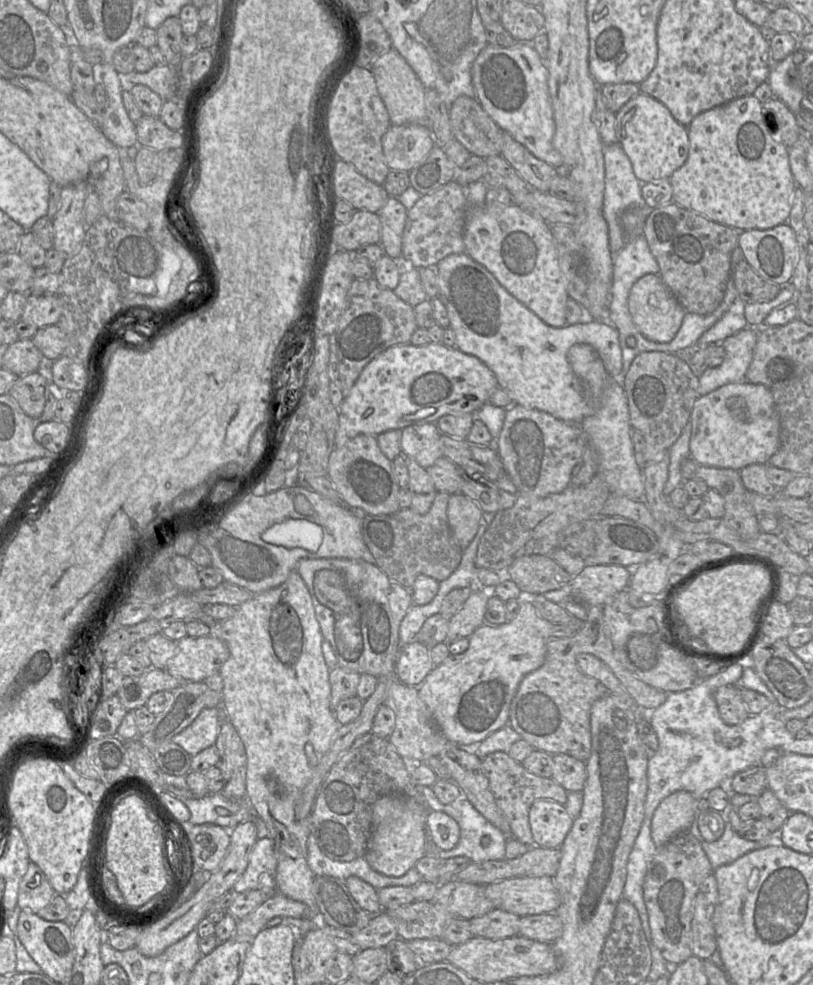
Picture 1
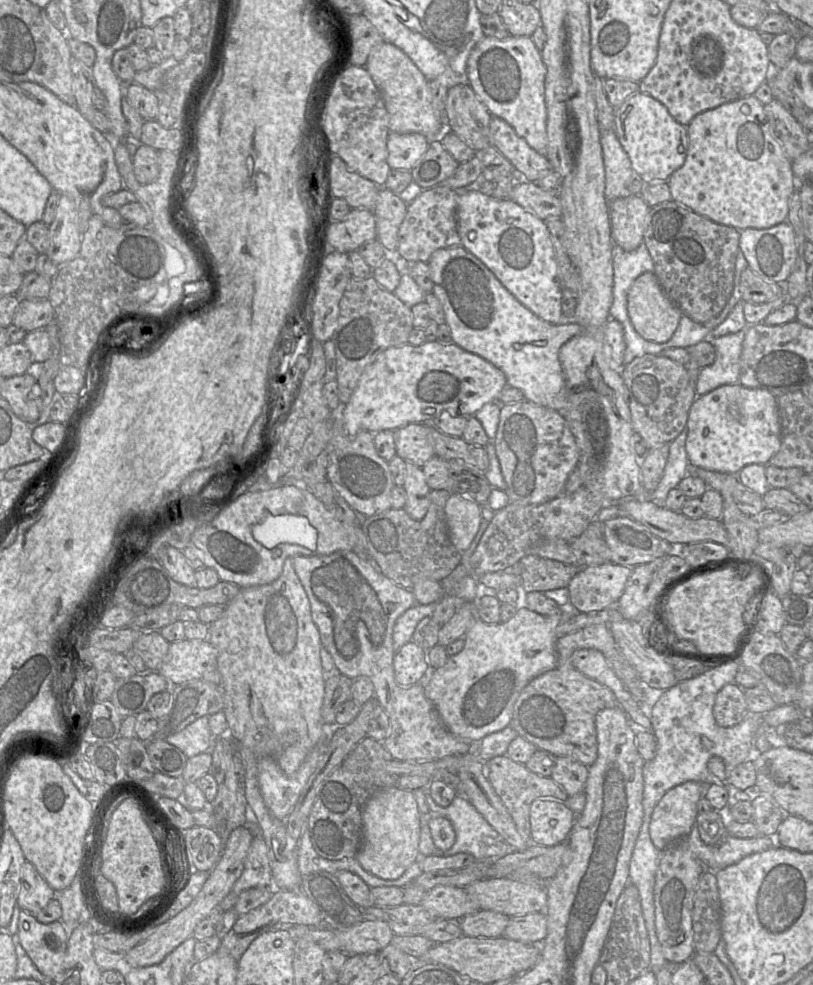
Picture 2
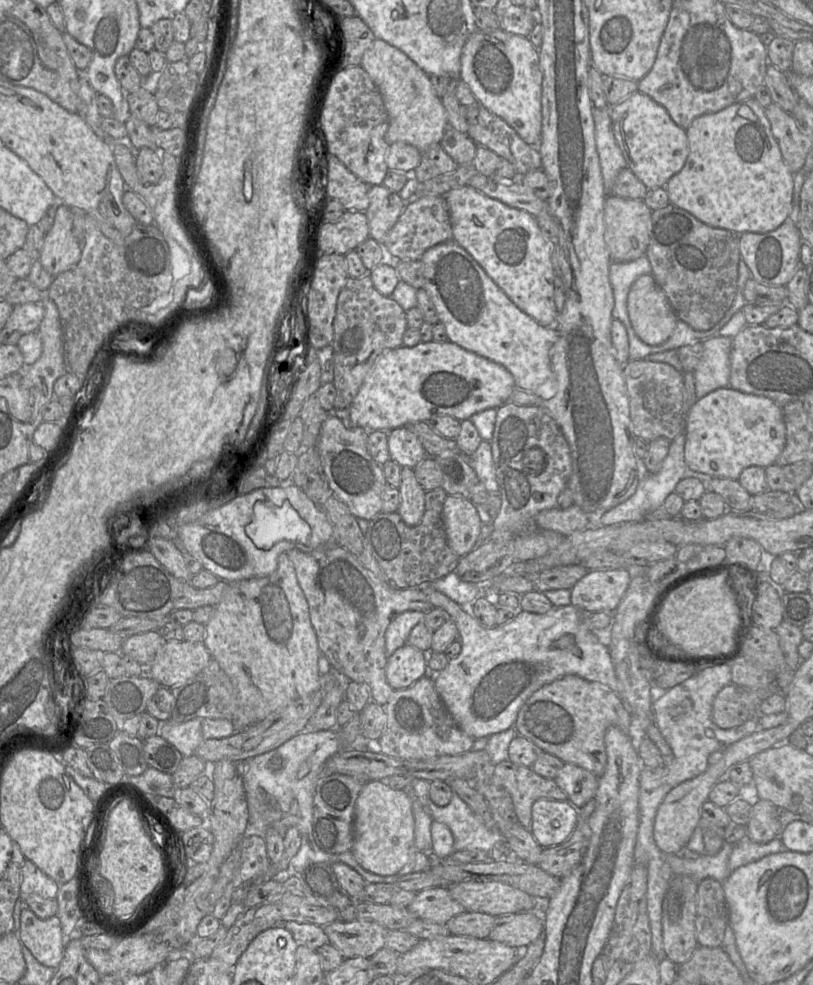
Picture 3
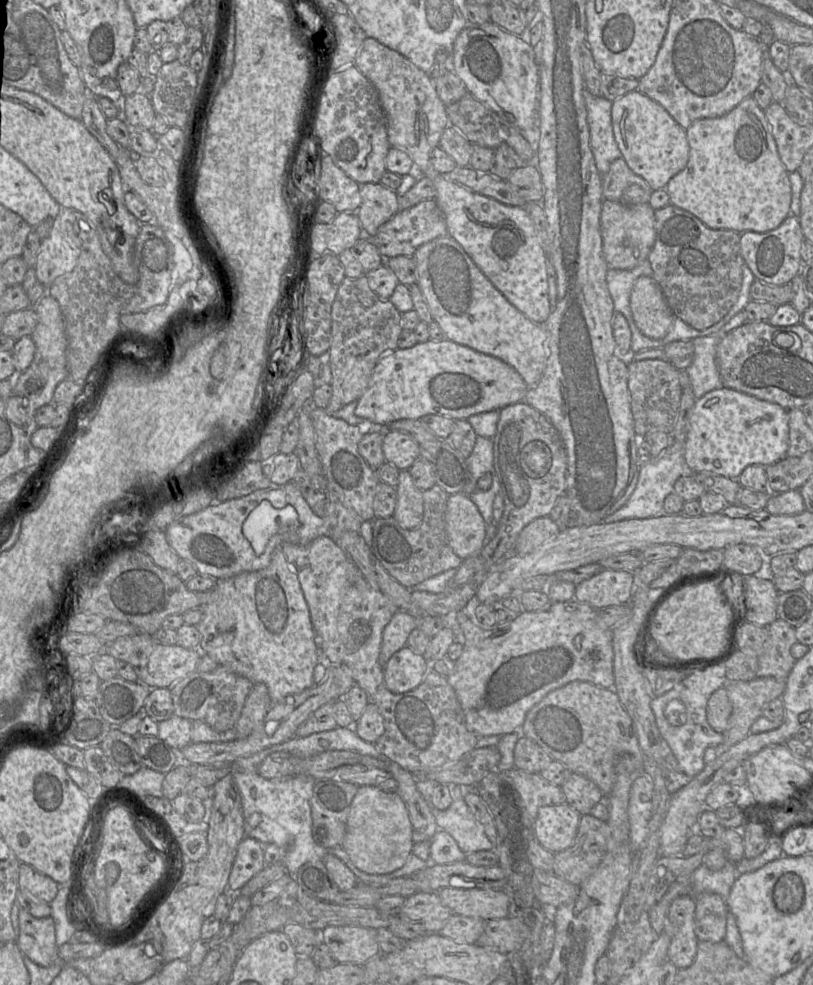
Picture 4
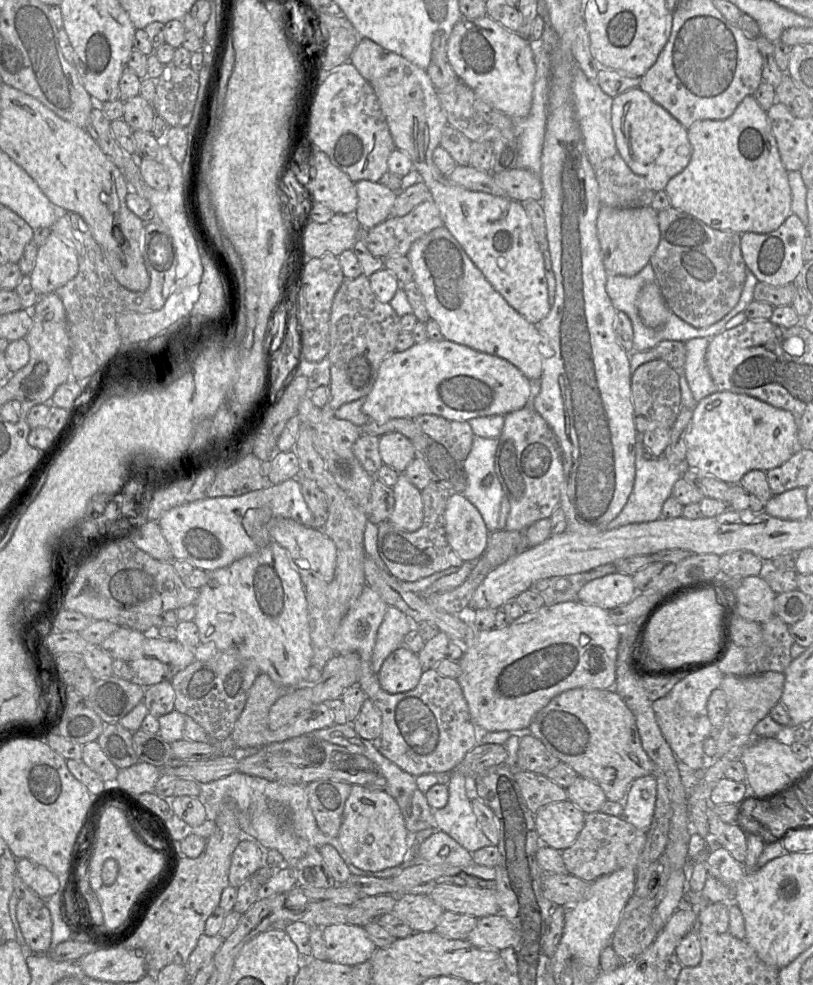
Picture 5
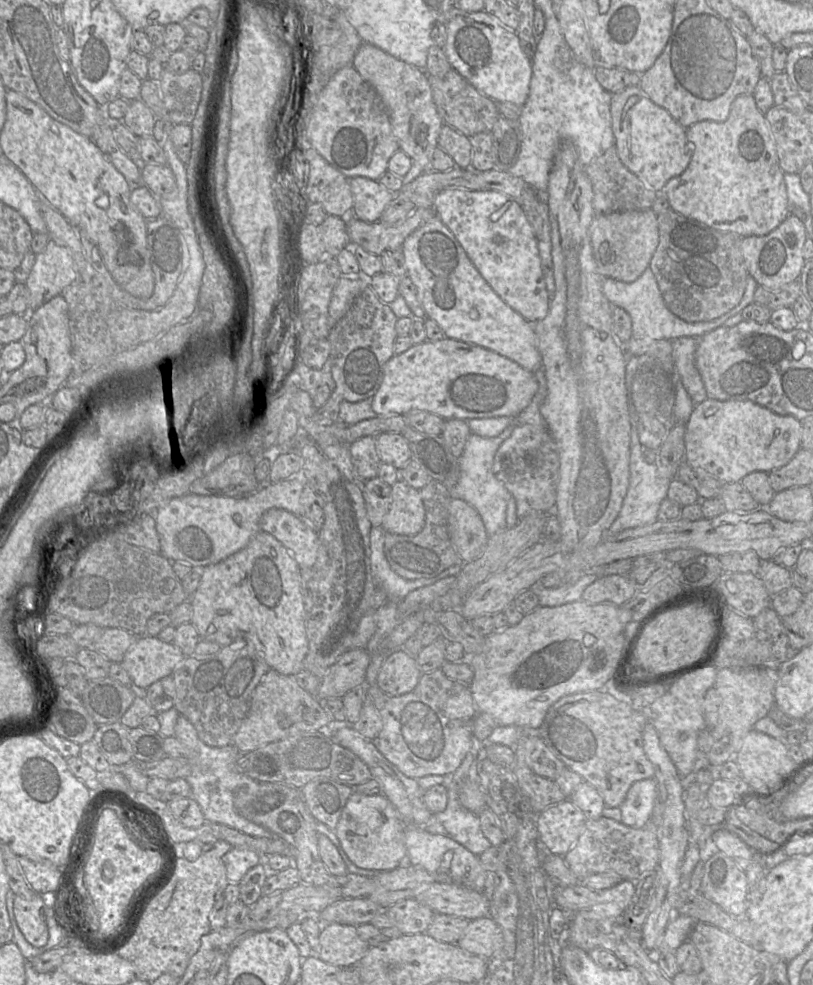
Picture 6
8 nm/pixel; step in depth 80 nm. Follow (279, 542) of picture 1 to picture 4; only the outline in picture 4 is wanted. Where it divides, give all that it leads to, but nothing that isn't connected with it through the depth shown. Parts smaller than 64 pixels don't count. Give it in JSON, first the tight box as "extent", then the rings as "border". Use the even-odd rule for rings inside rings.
{"extent":[242,500,299,555],"border":[[[268,500],[259,503],[247,516],[242,532],[257,555],[261,555],[269,539],[281,528],[298,528],[299,518],[295,508],[286,505],[274,508]]]}

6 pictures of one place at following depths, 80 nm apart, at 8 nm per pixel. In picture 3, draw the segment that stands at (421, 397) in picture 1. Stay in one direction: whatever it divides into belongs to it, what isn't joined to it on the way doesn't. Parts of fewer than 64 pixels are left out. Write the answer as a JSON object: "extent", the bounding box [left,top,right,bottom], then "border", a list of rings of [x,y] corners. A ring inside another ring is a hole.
{"extent":[349,340,515,431],"border":[[[449,340],[420,342],[413,347],[401,345],[383,351],[376,358],[349,406],[350,421],[353,427],[362,427],[368,431],[391,431],[443,415],[462,421],[471,418],[475,413],[498,408],[510,402],[509,398],[514,388],[515,381],[512,374],[502,365],[465,350]]]}

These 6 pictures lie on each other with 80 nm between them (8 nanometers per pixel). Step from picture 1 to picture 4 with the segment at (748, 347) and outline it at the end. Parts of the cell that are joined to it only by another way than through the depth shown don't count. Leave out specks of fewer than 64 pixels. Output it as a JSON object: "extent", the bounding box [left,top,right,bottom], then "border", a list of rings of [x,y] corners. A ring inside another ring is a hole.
{"extent":[679,336,723,399],"border":[[[707,336],[692,340],[694,358],[686,371],[679,372],[681,387],[691,386],[696,399],[723,387],[716,363],[716,349],[721,337]]]}

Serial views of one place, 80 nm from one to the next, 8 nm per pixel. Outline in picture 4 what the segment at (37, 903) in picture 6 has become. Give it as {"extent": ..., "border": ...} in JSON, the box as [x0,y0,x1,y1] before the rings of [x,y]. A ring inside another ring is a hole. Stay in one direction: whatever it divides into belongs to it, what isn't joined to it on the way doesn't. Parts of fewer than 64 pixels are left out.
{"extent":[17,907,58,967],"border":[[[20,907],[18,921],[20,933],[17,945],[21,953],[42,967],[49,967],[58,961],[58,946],[52,917],[36,918]]]}

